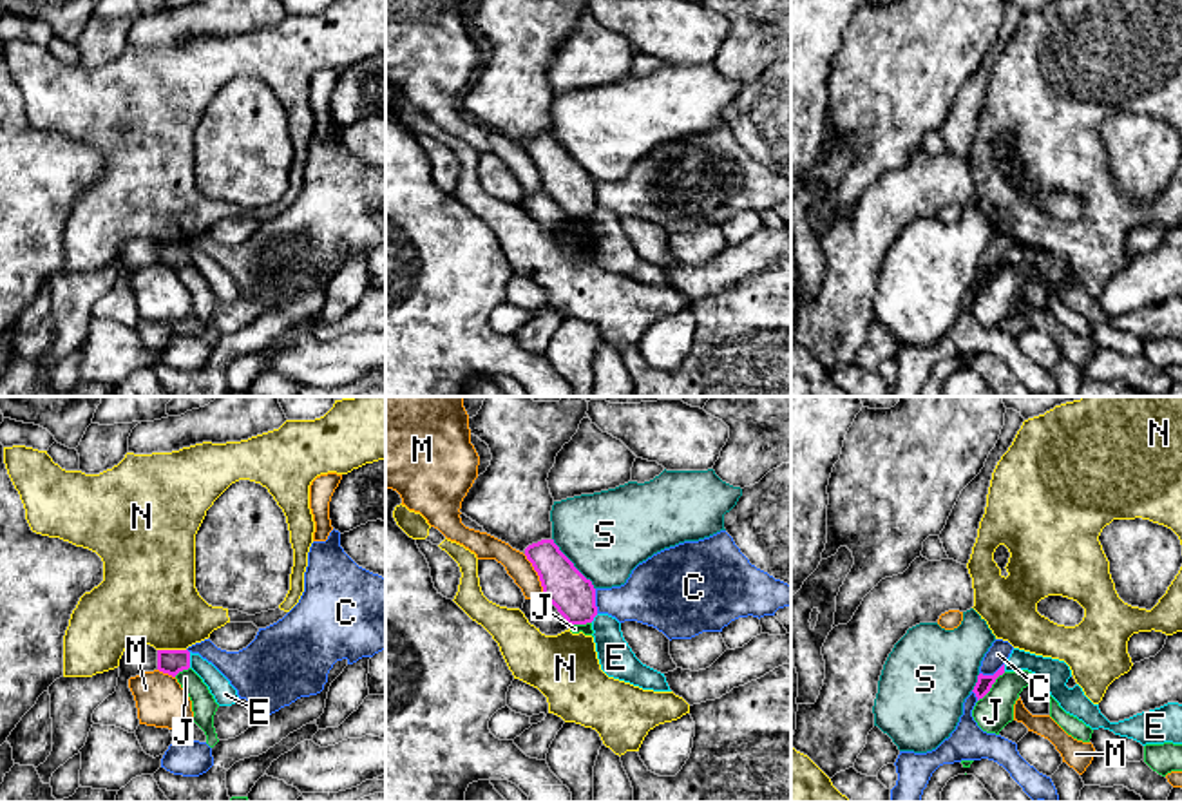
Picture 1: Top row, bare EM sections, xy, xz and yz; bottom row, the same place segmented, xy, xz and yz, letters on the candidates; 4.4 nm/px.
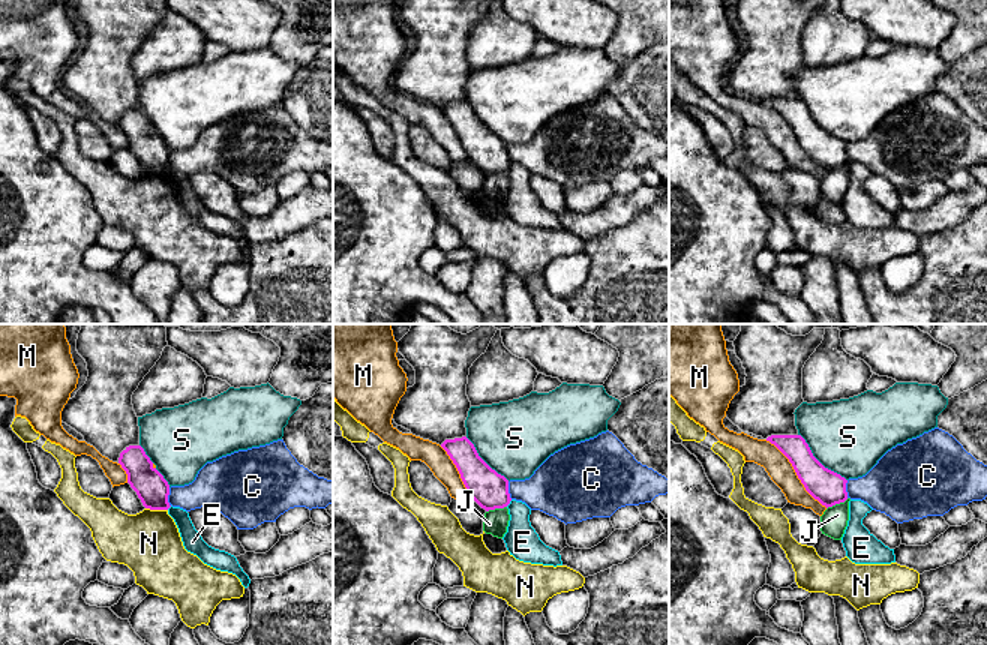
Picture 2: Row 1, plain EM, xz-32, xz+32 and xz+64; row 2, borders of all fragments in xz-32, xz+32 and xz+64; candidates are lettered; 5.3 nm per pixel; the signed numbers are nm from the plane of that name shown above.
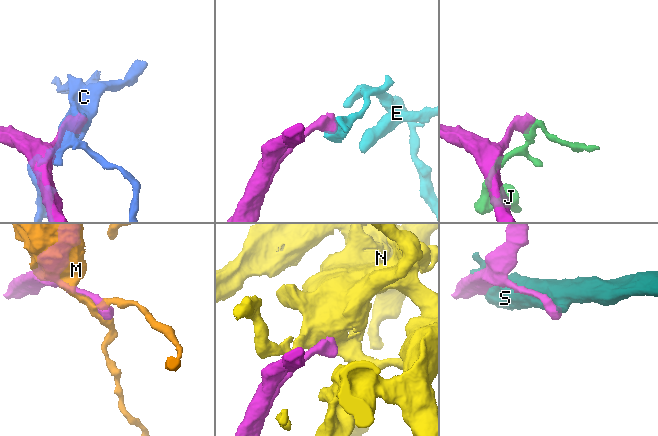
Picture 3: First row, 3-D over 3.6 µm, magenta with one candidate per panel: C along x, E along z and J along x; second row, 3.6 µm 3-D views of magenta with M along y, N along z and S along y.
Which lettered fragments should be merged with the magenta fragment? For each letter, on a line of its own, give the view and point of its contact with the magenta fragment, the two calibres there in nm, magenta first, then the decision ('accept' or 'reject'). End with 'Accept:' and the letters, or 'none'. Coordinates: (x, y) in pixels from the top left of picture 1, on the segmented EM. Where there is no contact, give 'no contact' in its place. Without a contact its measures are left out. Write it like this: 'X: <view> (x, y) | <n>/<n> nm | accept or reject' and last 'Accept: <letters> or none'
C: xz (594, 601) | 190/260 nm | reject
E: xy (189, 659) | 110/100 nm | reject
J: yz (991, 687) | 70/160 nm | reject
M: xz (538, 574) | 190/110 nm | reject
N: xy (172, 650) | 110/400 nm | reject
S: xz (572, 563) | 190/380 nm | reject
Accept: none

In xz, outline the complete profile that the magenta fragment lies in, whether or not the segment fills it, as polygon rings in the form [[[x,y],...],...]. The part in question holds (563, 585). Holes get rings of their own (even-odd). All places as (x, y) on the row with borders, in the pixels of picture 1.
[[[541,539],[525,549],[527,559],[539,576],[545,597],[568,625],[586,625],[597,616],[596,588],[554,539]]]

